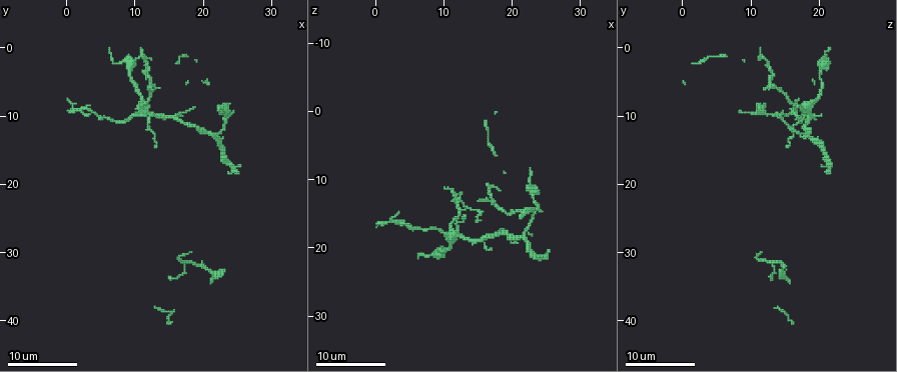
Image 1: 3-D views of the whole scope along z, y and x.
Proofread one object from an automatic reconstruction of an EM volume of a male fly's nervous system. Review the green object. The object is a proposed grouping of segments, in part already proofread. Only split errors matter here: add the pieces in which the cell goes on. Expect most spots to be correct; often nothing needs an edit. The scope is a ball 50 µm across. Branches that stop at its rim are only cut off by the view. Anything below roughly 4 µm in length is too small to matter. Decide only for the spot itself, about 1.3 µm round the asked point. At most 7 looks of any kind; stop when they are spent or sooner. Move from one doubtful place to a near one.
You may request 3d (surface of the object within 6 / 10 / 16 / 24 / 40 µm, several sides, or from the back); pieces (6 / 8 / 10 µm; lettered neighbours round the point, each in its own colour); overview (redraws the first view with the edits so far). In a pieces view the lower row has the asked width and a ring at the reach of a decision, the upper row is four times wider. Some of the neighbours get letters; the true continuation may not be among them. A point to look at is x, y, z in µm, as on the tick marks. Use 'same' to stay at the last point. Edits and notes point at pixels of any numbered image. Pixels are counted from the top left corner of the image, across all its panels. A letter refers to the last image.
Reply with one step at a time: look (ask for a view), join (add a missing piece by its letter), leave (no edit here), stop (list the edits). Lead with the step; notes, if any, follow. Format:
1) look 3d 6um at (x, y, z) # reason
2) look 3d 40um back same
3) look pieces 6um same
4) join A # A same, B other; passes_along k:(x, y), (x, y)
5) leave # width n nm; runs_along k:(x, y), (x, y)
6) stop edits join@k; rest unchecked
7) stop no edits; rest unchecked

look pieces 6um at (13.0, 14.5, 15.5) # free end

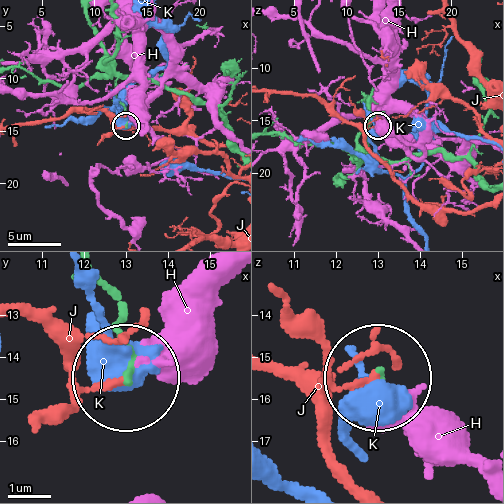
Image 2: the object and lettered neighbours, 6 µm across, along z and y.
leave # H other, J other, K other; no lettered piece goes on from it

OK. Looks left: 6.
look pieces 10um at (13.5, 5.5, 14.5) # an open end

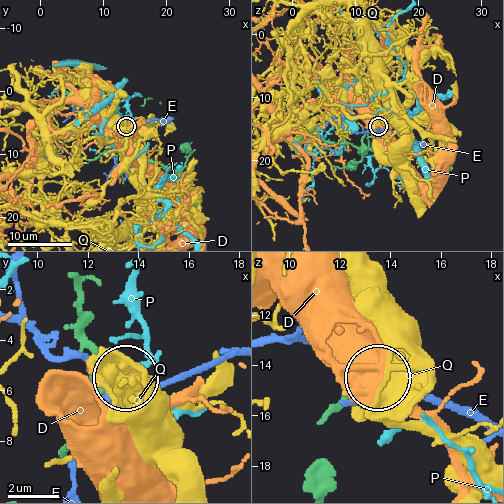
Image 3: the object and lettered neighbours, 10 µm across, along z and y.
leave # D other, E other, P other, Q other; no lettered piece goes on from it

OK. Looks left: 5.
look pieces 10um at (18.5, 30.0, 11.5) # free end

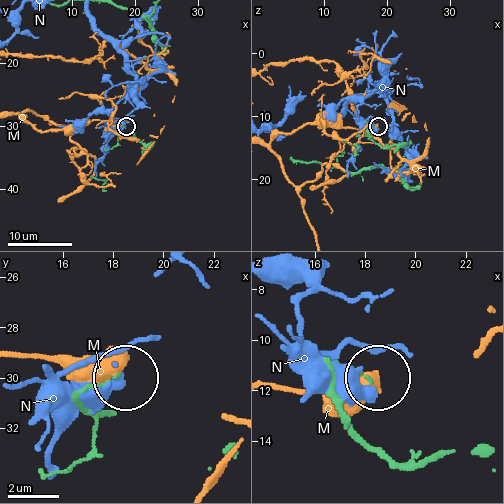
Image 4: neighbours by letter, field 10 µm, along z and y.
leave # width 100 nm; M other, N other; none of them fits

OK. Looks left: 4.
stop no edits; rest unchecked

